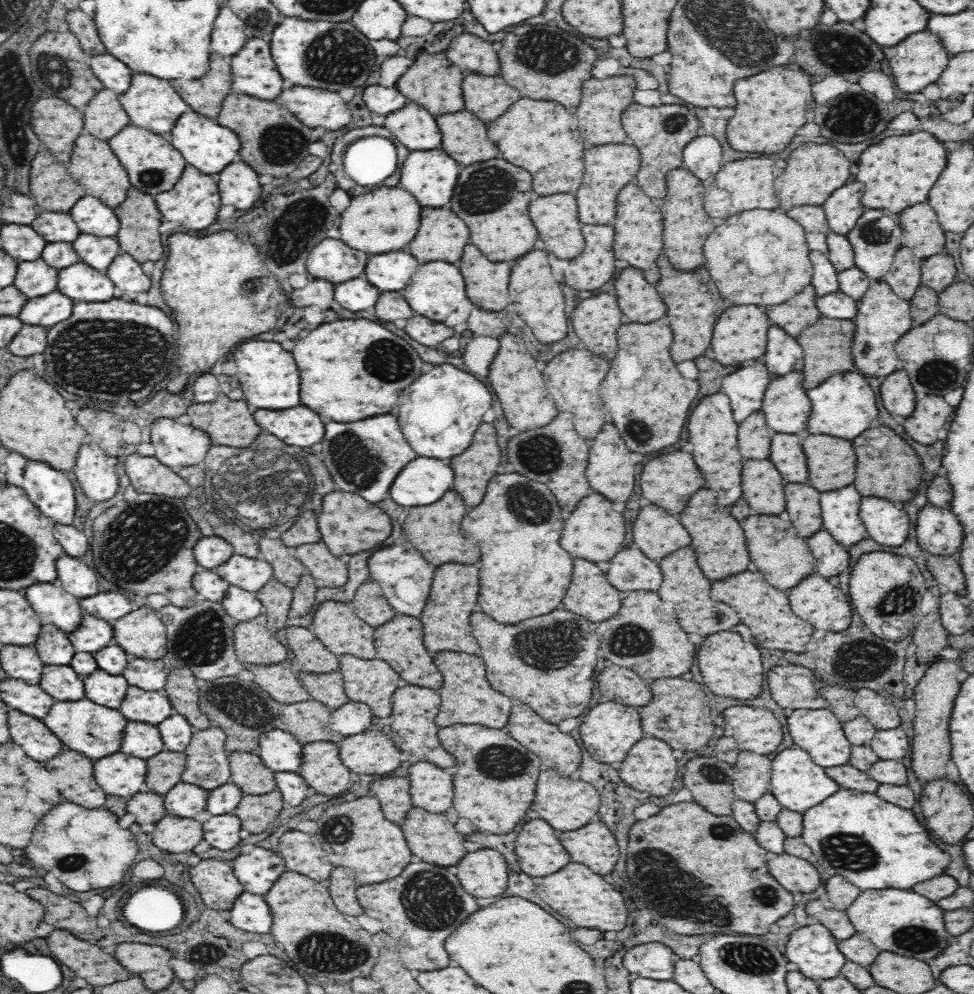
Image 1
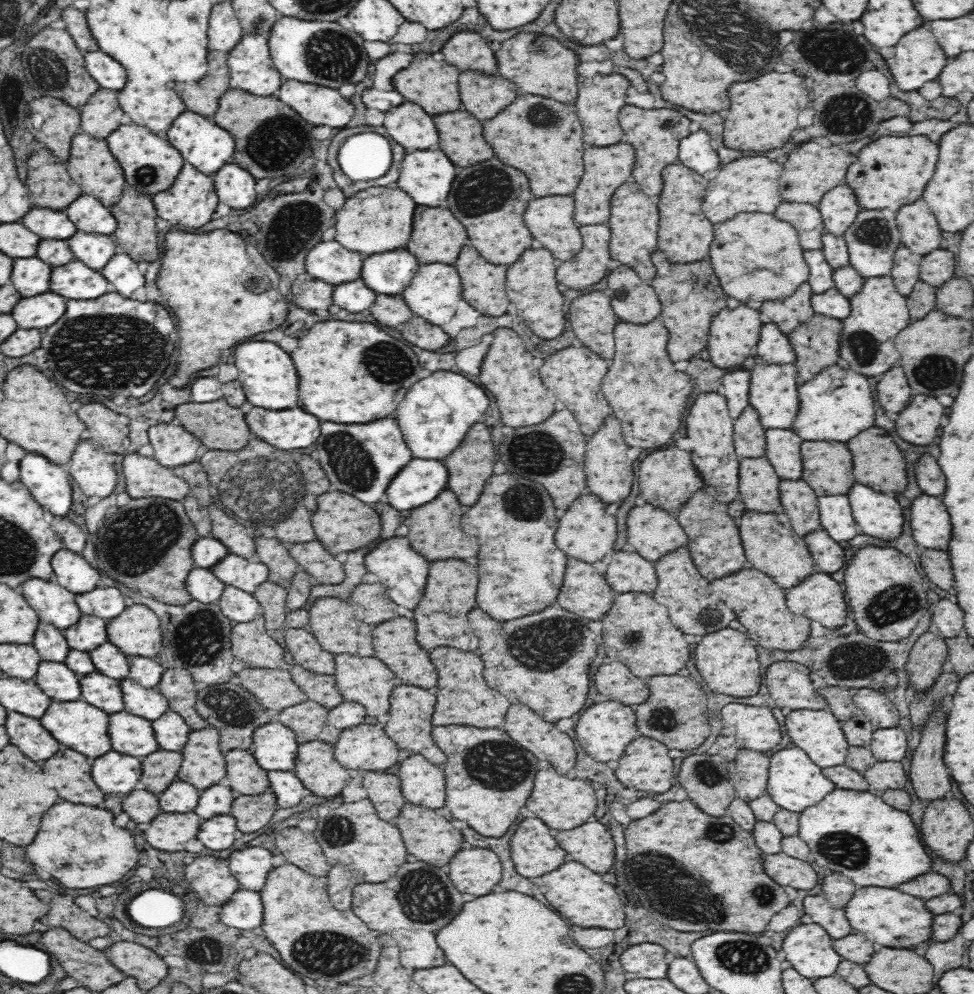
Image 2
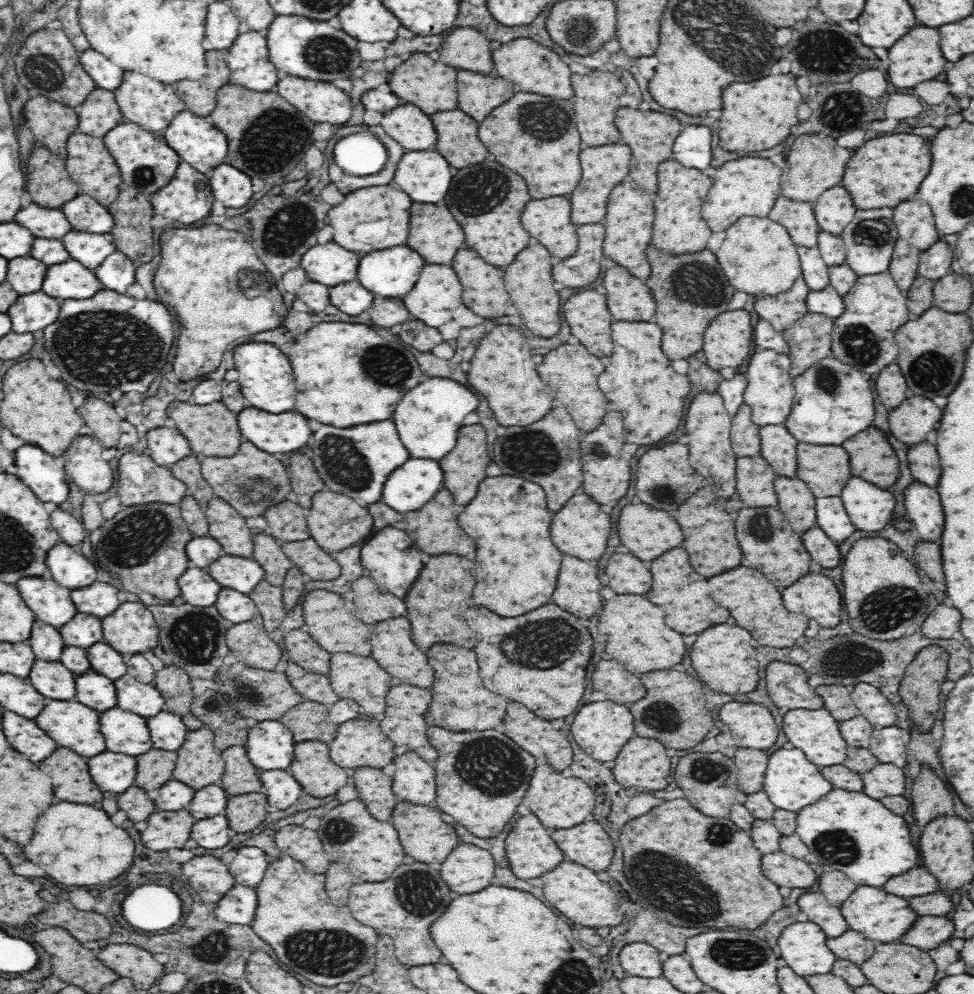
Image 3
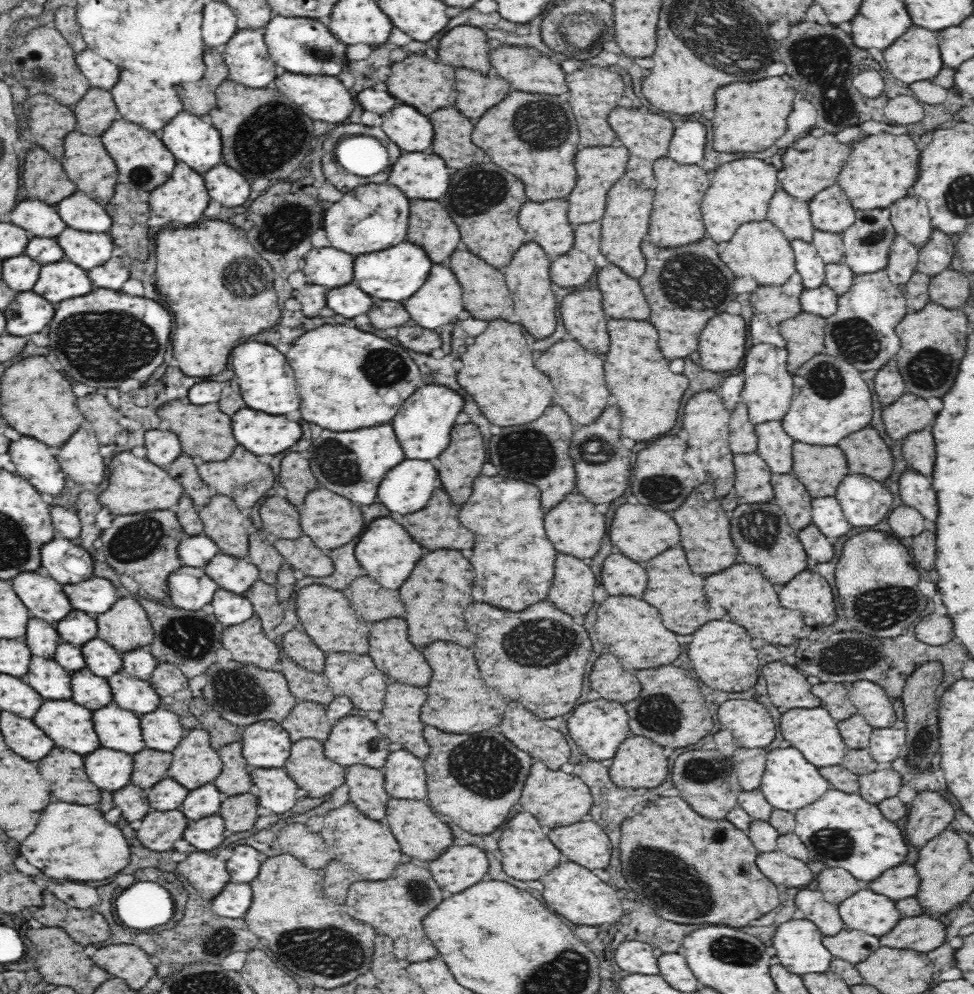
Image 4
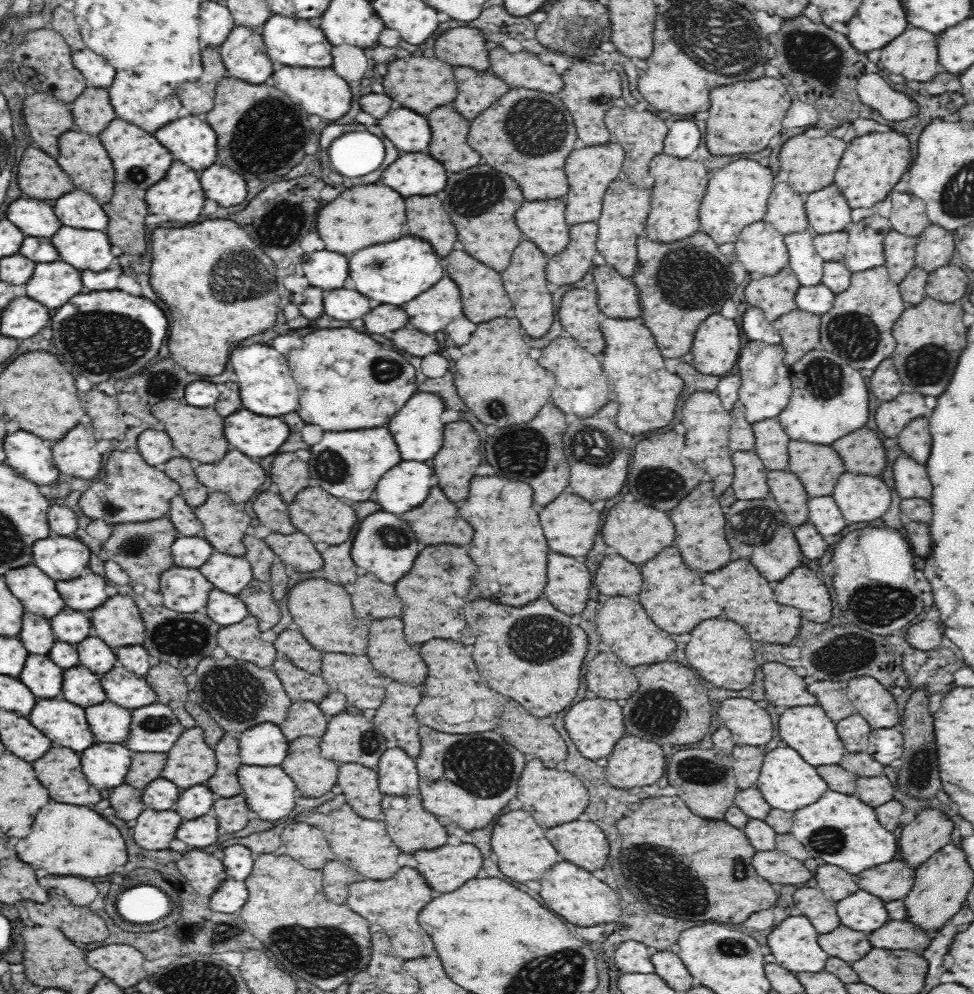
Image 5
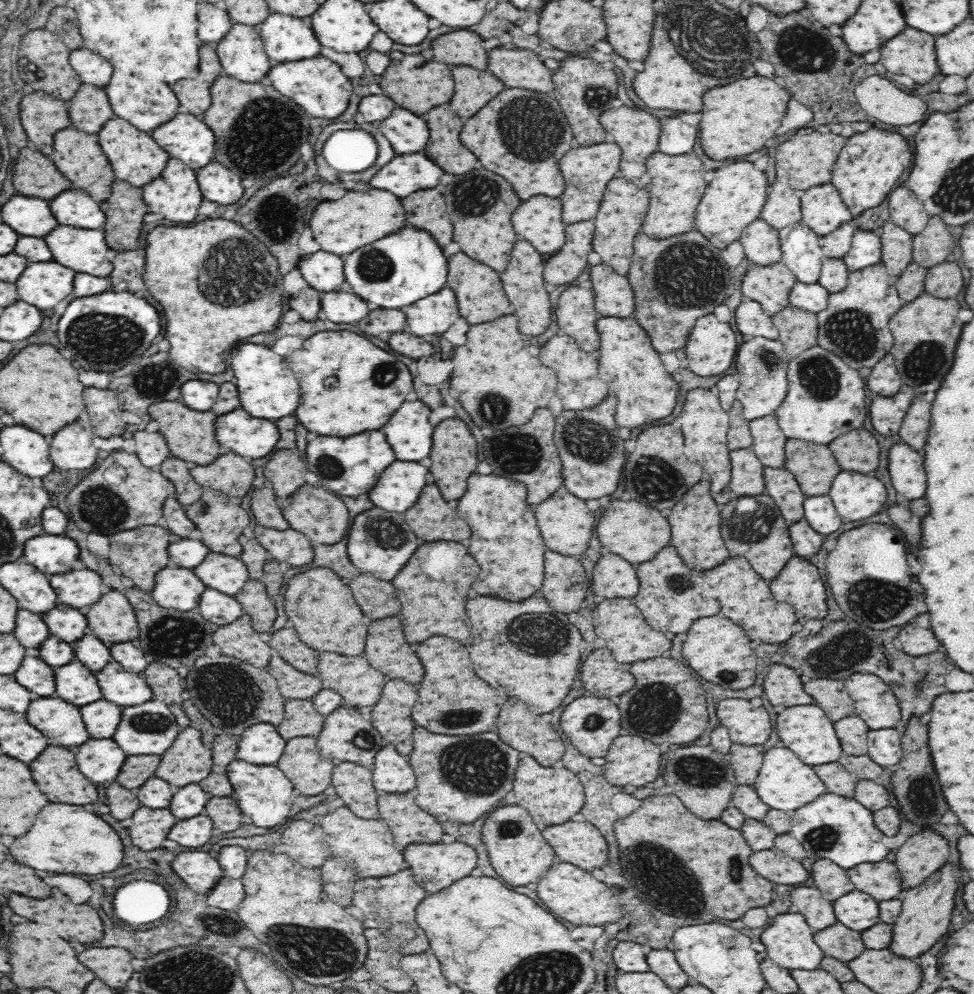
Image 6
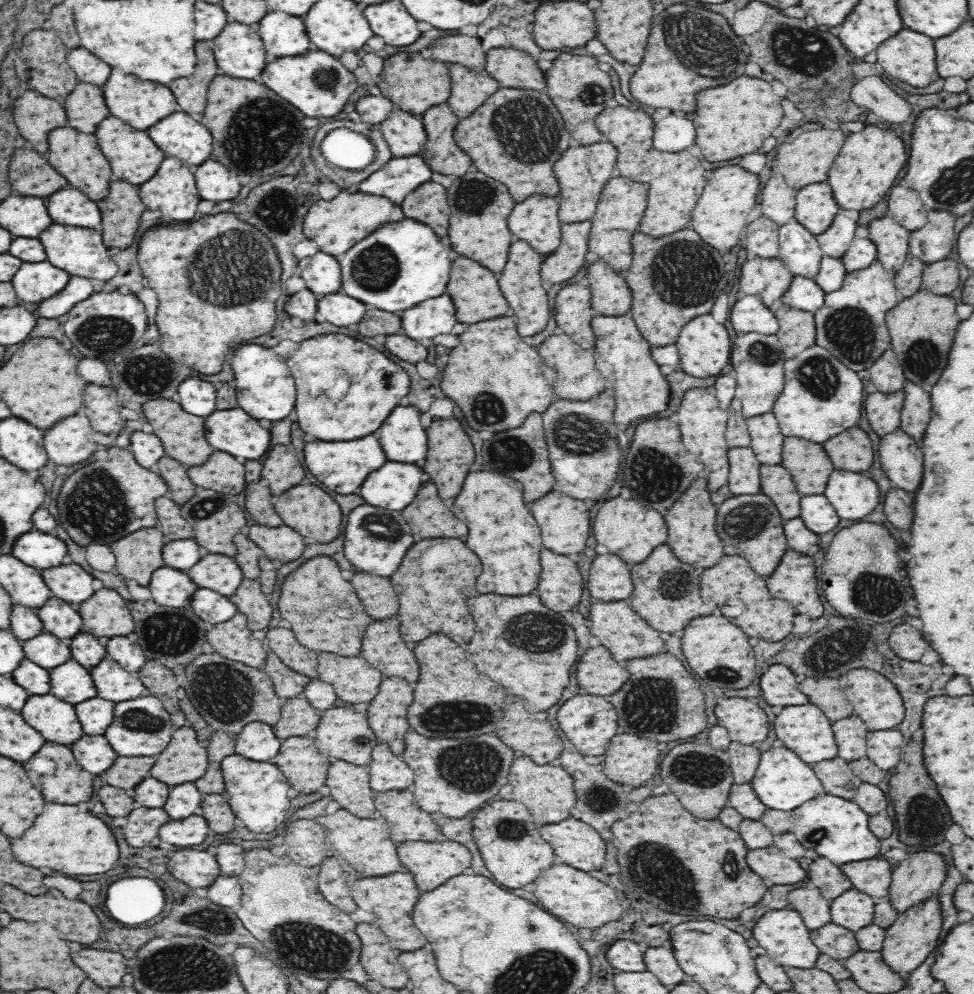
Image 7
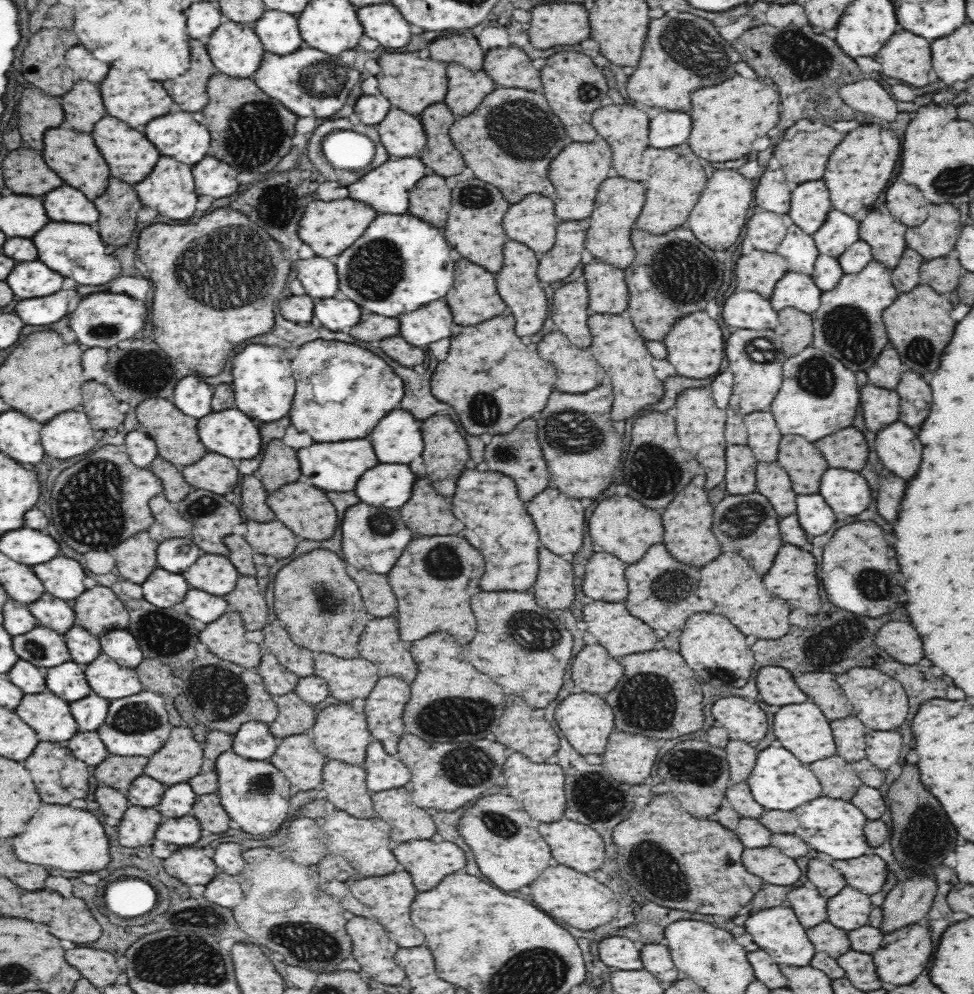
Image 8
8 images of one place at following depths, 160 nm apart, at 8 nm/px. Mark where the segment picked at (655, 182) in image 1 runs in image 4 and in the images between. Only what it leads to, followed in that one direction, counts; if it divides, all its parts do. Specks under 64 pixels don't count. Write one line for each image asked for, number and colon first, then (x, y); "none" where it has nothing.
2: (656, 146)
3: (650, 135)
4: (646, 136)

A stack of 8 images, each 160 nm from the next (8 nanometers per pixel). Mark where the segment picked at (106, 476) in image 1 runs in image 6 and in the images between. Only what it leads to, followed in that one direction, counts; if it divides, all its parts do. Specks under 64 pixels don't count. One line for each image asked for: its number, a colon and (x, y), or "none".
2: (84, 466)
3: (83, 464)
4: (79, 459)
5: (75, 455)
6: (72, 447)

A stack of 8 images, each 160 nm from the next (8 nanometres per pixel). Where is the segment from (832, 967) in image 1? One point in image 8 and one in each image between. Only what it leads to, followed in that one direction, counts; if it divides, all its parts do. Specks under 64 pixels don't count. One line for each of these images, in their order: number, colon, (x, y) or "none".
2: (808, 947)
3: (803, 945)
4: (799, 943)
5: (793, 943)
6: (789, 941)
7: (781, 933)
8: (777, 931)

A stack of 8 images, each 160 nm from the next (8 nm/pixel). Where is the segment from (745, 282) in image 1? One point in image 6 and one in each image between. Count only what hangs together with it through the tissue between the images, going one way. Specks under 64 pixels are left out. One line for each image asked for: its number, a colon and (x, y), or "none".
2: (756, 257)
3: (758, 257)
4: (759, 249)
5: (760, 247)
6: (760, 241)

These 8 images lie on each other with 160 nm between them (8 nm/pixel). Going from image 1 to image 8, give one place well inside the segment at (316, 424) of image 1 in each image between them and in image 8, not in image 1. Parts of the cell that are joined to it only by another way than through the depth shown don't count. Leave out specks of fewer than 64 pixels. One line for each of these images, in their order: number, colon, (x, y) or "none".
2: (286, 429)
3: (285, 432)
4: (261, 433)
5: (257, 437)
6: (247, 436)
7: (233, 431)
8: (231, 433)

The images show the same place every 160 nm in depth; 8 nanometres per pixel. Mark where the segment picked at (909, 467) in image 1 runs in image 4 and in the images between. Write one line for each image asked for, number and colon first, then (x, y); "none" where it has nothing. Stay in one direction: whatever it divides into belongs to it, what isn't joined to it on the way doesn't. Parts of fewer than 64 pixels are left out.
2: (878, 463)
3: (870, 453)
4: (866, 452)

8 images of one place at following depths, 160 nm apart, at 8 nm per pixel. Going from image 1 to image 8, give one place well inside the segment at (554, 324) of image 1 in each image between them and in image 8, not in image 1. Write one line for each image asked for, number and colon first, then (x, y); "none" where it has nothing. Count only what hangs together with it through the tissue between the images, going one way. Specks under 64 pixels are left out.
2: (531, 283)
3: (529, 280)
4: (527, 275)
5: (524, 280)
6: (523, 282)
7: (520, 281)
8: (517, 283)

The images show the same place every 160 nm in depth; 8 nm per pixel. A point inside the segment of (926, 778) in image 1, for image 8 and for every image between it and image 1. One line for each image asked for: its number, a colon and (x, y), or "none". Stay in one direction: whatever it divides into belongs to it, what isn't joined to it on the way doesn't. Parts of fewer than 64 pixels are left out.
2: (930, 778)
3: (929, 798)
4: (929, 814)
5: (930, 830)
6: (923, 854)
7: (919, 877)
8: (909, 901)

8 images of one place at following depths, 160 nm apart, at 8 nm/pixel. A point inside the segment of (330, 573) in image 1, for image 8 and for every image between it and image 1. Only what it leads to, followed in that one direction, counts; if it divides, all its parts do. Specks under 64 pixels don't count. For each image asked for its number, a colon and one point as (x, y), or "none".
2: (311, 556)
3: (305, 554)
4: (301, 553)
5: (296, 549)
6: (290, 547)
7: (283, 543)
8: (274, 538)

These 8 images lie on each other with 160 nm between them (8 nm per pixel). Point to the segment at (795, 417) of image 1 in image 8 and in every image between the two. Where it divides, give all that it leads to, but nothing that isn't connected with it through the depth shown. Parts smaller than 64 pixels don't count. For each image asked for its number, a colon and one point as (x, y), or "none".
2: (774, 394)
3: (768, 370)
4: (768, 388)
5: (765, 390)
6: (761, 368)
7: (757, 359)
8: (756, 357)

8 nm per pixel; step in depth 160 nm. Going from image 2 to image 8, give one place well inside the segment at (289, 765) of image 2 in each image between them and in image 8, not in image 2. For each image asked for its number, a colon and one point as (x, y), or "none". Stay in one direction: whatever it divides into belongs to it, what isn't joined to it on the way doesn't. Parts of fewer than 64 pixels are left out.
3: (270, 744)
4: (266, 744)
5: (265, 744)
6: (261, 744)
7: (257, 741)
8: (254, 740)

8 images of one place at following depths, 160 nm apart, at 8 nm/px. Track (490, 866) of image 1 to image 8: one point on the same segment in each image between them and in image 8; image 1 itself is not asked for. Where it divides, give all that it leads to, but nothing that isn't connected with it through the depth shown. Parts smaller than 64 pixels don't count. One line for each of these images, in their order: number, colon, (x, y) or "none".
2: (477, 871)
3: (468, 869)
4: (459, 867)
5: (446, 868)
6: (435, 866)
7: (432, 863)
8: (428, 862)

